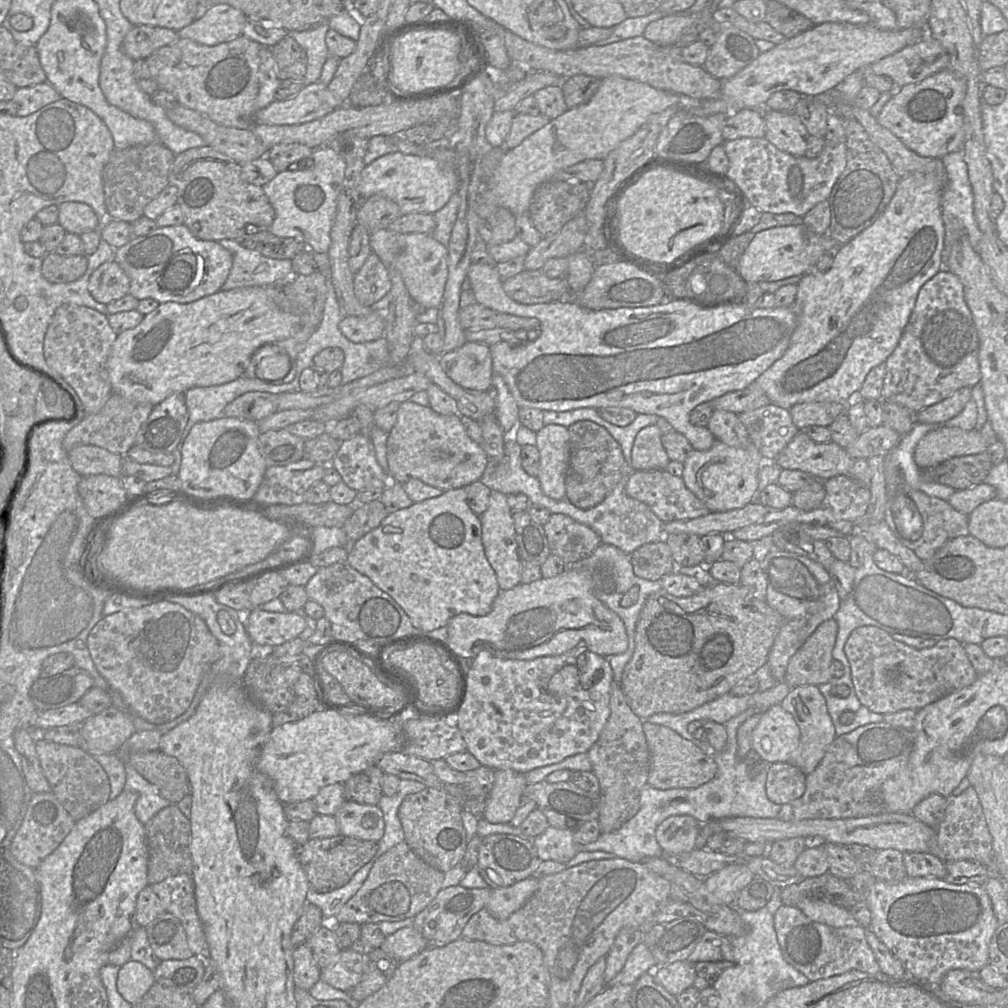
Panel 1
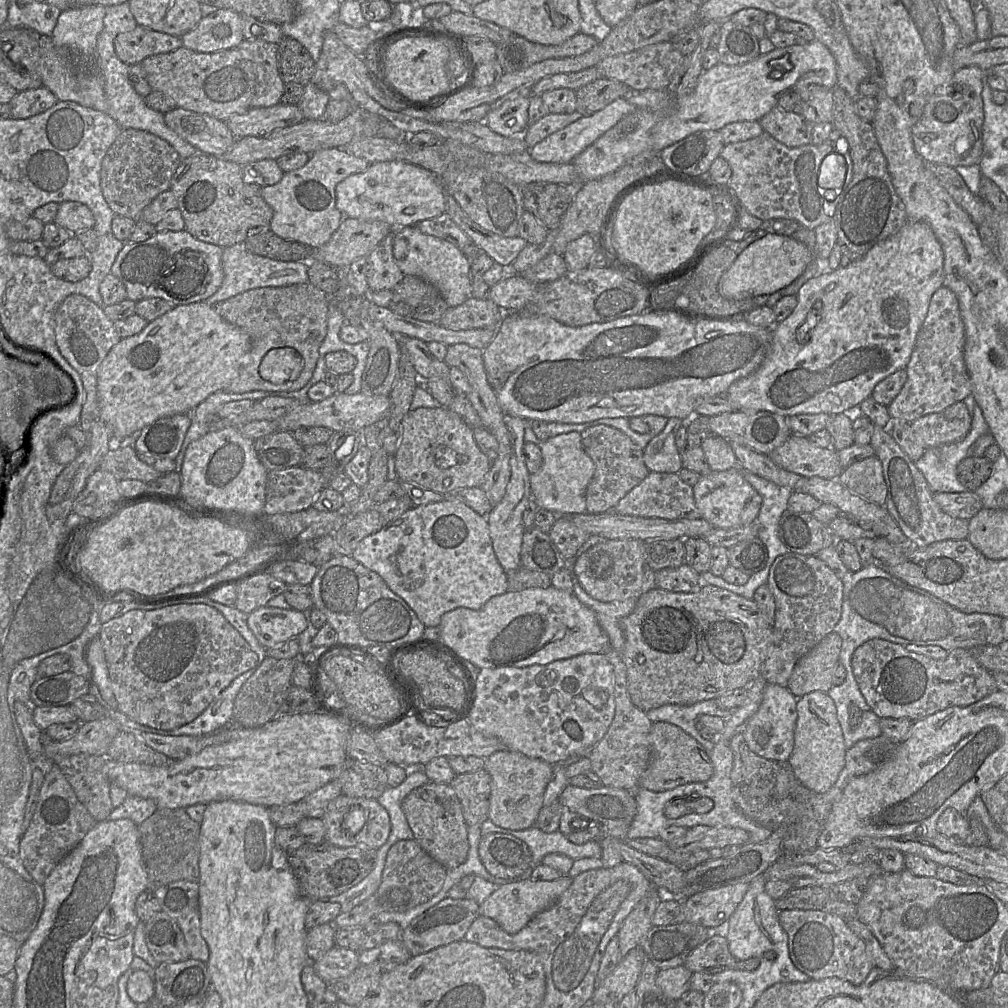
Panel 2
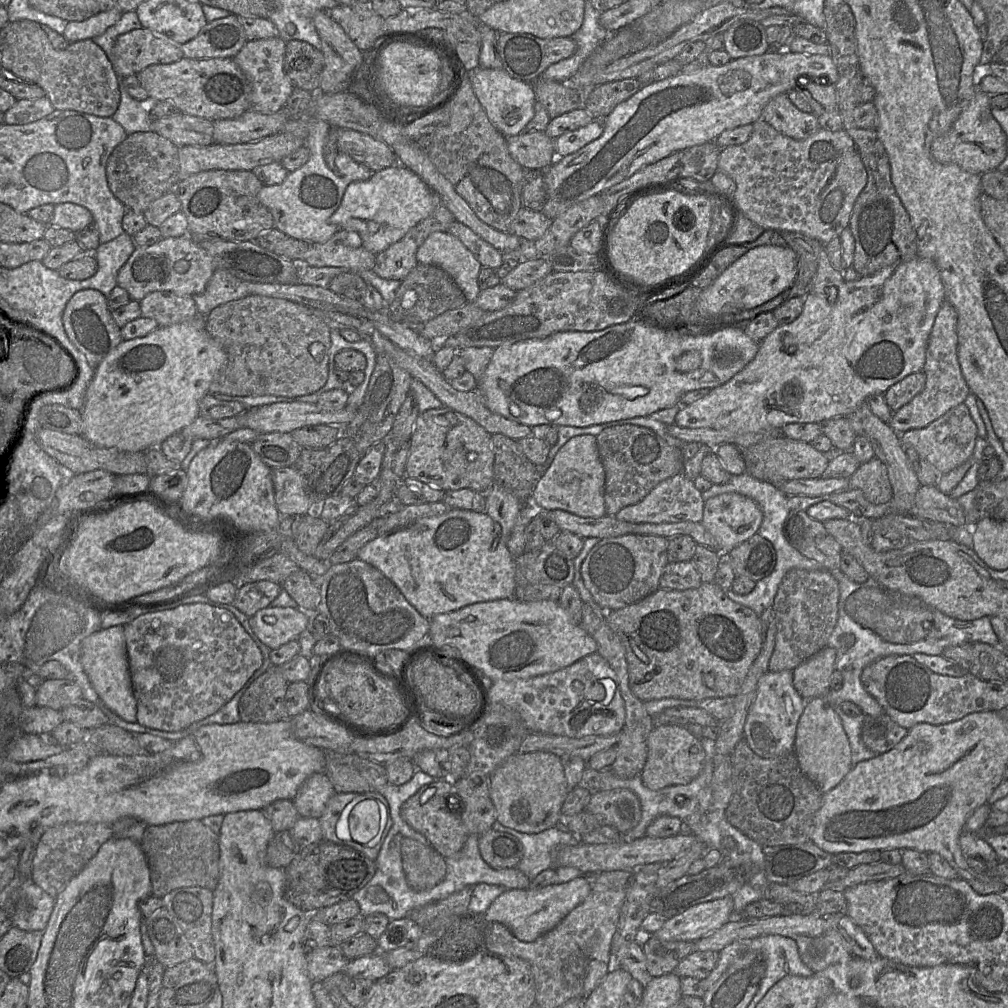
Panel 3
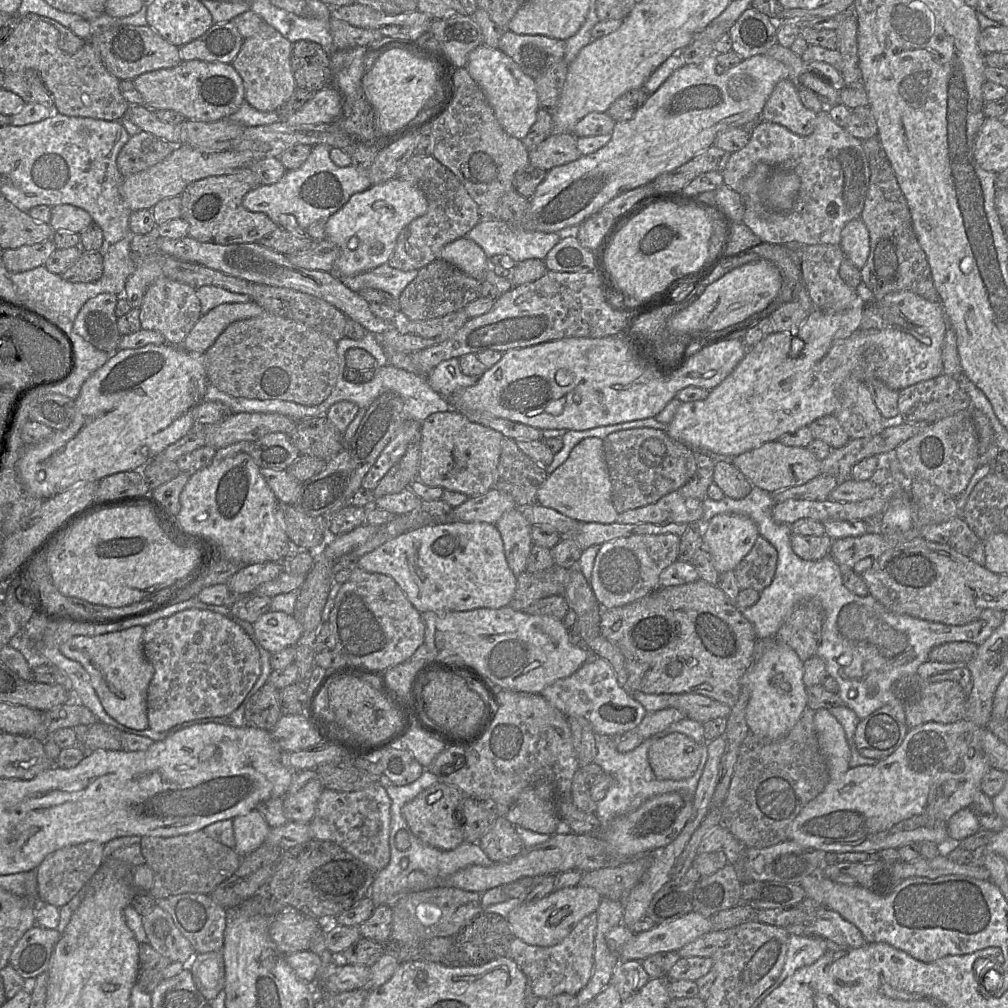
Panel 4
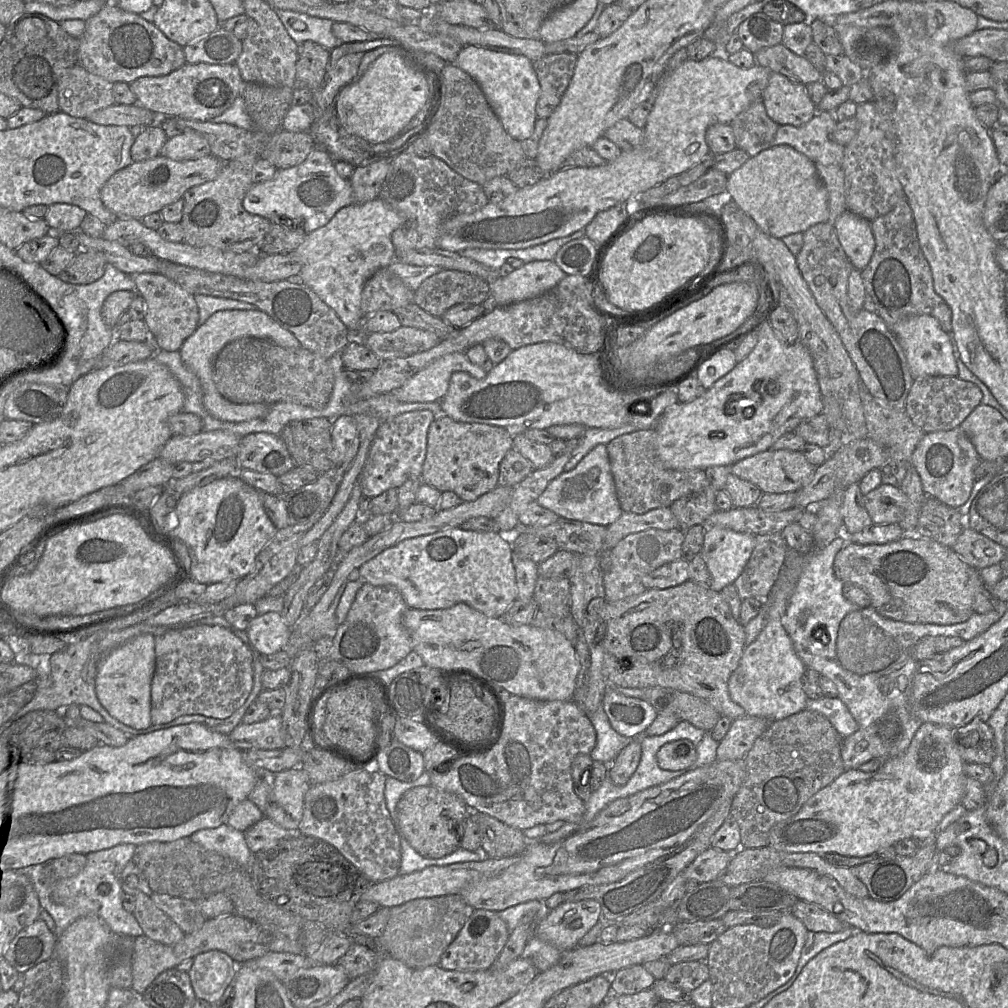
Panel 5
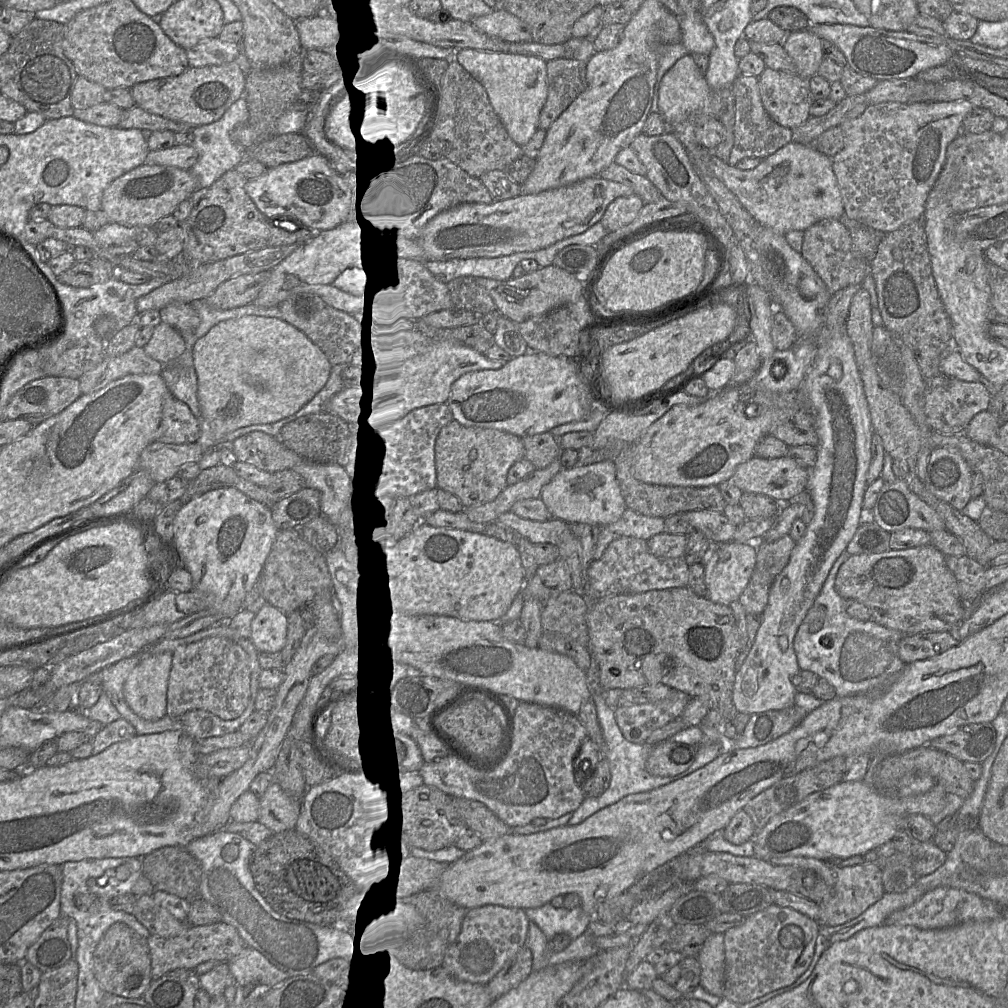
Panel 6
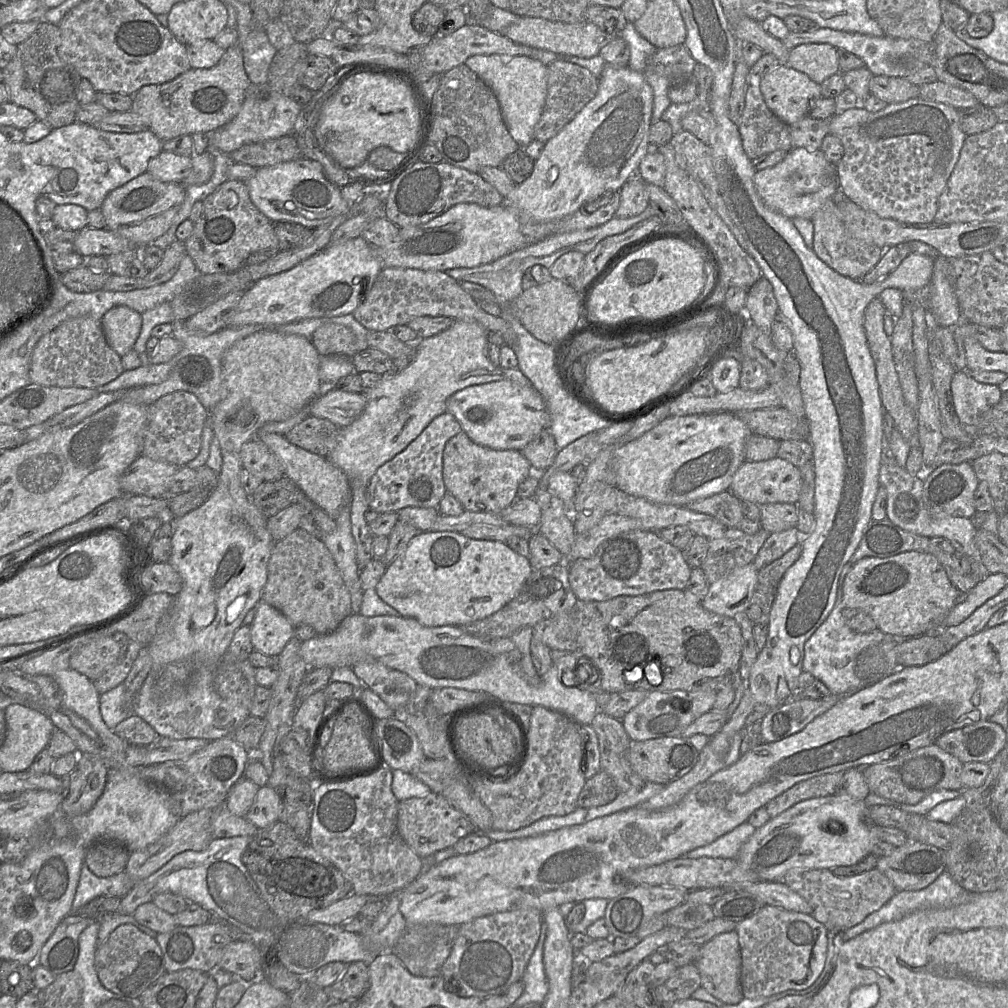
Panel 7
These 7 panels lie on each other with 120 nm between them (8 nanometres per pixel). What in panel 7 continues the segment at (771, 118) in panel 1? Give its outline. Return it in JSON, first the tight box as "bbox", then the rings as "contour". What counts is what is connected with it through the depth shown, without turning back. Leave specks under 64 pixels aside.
{"bbox":[761,65,821,126],"contour":[[[780,65],[761,78],[761,92],[769,109],[788,126],[805,117],[810,105],[821,98],[821,86],[789,65]]]}

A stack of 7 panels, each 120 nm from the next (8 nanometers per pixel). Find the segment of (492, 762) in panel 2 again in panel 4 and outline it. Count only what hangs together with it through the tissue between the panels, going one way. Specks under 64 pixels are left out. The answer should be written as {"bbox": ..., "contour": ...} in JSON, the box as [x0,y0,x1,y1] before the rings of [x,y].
{"bbox":[505,785,561,835],"contour":[[[547,785],[525,789],[511,805],[505,818],[514,825],[540,834],[552,835],[561,821]]]}

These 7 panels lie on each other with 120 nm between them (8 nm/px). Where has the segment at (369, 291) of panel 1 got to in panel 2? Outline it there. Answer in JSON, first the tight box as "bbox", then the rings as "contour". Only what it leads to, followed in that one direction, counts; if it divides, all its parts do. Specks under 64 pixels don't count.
{"bbox":[367,234,405,292],"contour":[[[394,234],[387,235],[368,255],[367,281],[372,292],[393,290],[405,277],[393,255]]]}

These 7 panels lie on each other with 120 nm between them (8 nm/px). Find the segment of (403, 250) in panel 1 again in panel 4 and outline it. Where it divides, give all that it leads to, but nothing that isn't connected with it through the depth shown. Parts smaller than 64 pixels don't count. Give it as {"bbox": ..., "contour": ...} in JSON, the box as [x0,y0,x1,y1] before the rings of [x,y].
{"bbox":[440,236,490,281],"contour":[[[468,236],[458,238],[443,247],[440,259],[457,267],[468,276],[484,281],[490,260],[484,250]]]}

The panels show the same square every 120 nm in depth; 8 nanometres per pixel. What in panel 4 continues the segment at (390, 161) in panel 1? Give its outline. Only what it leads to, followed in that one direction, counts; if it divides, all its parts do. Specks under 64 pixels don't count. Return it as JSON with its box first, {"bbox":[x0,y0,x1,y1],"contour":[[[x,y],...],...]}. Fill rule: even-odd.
{"bbox":[325,177,428,277],"contour":[[[398,177],[353,194],[329,217],[325,225],[326,239],[336,244],[340,250],[333,272],[339,277],[348,277],[387,263],[402,229],[424,215],[427,208],[428,202],[424,193],[415,184]],[[352,237],[358,239],[355,249],[348,246]]]}

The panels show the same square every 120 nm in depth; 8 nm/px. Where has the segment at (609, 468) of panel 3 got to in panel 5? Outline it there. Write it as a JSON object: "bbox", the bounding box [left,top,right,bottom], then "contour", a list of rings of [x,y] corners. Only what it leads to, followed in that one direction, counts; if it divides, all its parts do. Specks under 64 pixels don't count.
{"bbox":[606,429,710,514],"contour":[[[655,429],[620,435],[606,446],[623,512],[643,514],[653,509],[670,507],[678,499],[700,492],[710,484],[704,470],[675,470],[664,466],[657,454]]]}

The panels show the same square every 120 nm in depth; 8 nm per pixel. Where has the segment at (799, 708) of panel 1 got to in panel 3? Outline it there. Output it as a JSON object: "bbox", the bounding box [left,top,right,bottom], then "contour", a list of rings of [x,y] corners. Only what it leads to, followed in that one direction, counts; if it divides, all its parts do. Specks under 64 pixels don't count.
{"bbox":[794,697,853,794],"contour":[[[824,697],[806,701],[797,725],[794,753],[802,772],[817,784],[823,794],[835,788],[853,767],[851,747],[841,719]]]}

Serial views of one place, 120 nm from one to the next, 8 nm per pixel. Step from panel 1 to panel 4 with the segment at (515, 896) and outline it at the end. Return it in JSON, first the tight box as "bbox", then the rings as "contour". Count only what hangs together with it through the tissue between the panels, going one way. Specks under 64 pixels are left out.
{"bbox":[506,886,601,947],"contour":[[[573,886],[558,889],[536,901],[522,901],[506,917],[514,934],[529,945],[550,947],[569,935],[586,916],[596,913],[601,896],[591,887]]]}

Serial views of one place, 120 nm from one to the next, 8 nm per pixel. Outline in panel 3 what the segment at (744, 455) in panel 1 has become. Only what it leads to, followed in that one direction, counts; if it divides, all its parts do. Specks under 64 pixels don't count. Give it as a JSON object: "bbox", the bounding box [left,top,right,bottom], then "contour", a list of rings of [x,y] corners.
{"bbox":[701,493,761,553],"contour":[[[723,493],[704,502],[701,523],[716,540],[718,552],[729,553],[757,534],[761,522],[757,503],[739,493]]]}

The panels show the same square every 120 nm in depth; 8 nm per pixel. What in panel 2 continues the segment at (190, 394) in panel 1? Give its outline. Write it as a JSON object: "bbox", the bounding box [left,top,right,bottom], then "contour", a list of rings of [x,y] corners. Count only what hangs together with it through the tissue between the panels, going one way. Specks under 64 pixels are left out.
{"bbox":[181,390,261,449],"contour":[[[221,390],[207,397],[190,411],[191,425],[181,449],[185,449],[186,446],[190,445],[190,443],[203,437],[211,430],[211,423],[218,418],[217,413],[225,403],[237,401],[242,398],[242,395],[253,392],[261,391],[257,390],[244,393],[231,393],[226,390]]]}

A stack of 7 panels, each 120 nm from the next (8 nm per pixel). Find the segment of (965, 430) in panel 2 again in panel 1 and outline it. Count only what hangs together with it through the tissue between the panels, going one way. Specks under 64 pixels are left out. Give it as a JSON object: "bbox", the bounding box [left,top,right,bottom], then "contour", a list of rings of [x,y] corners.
{"bbox":[916,387,971,424],"contour":[[[963,387],[941,402],[929,406],[916,414],[916,422],[943,424],[957,416],[971,398],[971,388]]]}

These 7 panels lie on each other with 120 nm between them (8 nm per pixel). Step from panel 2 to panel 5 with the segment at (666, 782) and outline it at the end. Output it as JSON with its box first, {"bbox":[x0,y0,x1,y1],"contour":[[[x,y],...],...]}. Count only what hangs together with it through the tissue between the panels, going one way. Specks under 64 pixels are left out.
{"bbox":[656,739,697,771],"contour":[[[687,739],[676,740],[663,745],[656,754],[658,766],[667,771],[685,770],[697,758],[696,747]]]}

